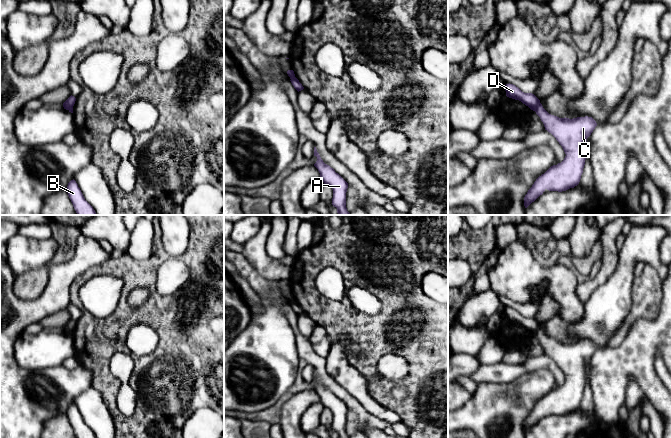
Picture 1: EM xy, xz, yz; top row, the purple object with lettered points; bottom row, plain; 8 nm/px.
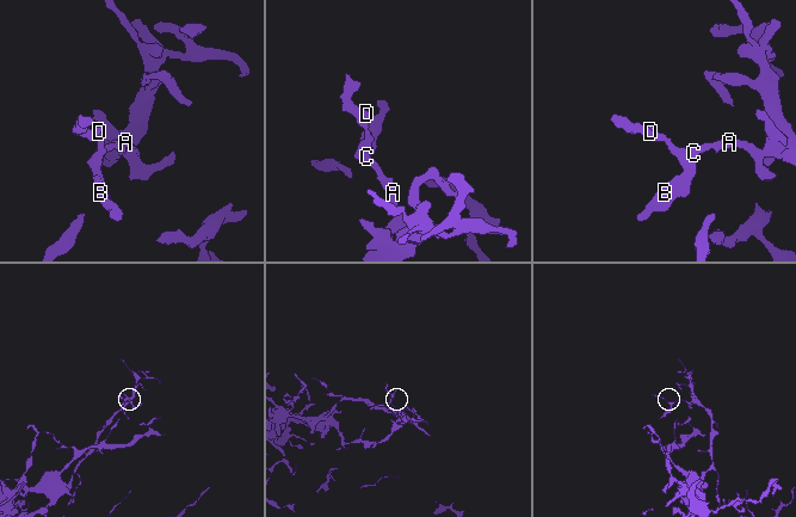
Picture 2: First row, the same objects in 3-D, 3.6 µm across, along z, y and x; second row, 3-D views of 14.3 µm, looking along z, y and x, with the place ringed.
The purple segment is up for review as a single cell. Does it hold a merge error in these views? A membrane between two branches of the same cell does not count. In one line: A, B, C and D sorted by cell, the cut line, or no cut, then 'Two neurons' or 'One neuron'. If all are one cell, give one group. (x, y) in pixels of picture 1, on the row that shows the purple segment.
Groups: A B C / D. Split along yz (539, 102), (533, 110). Two neurons

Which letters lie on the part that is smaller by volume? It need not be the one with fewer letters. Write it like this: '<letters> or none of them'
D

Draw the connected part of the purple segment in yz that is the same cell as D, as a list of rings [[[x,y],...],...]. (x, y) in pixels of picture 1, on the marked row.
[[[506,84],[505,91],[507,97],[521,101],[533,111],[540,103],[540,100],[534,94],[524,93],[513,84]]]

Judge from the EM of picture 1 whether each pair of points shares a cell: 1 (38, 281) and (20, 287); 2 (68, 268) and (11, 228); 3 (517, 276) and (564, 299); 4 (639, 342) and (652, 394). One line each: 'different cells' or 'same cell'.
1: same cell
2: different cells
3: same cell
4: same cell

